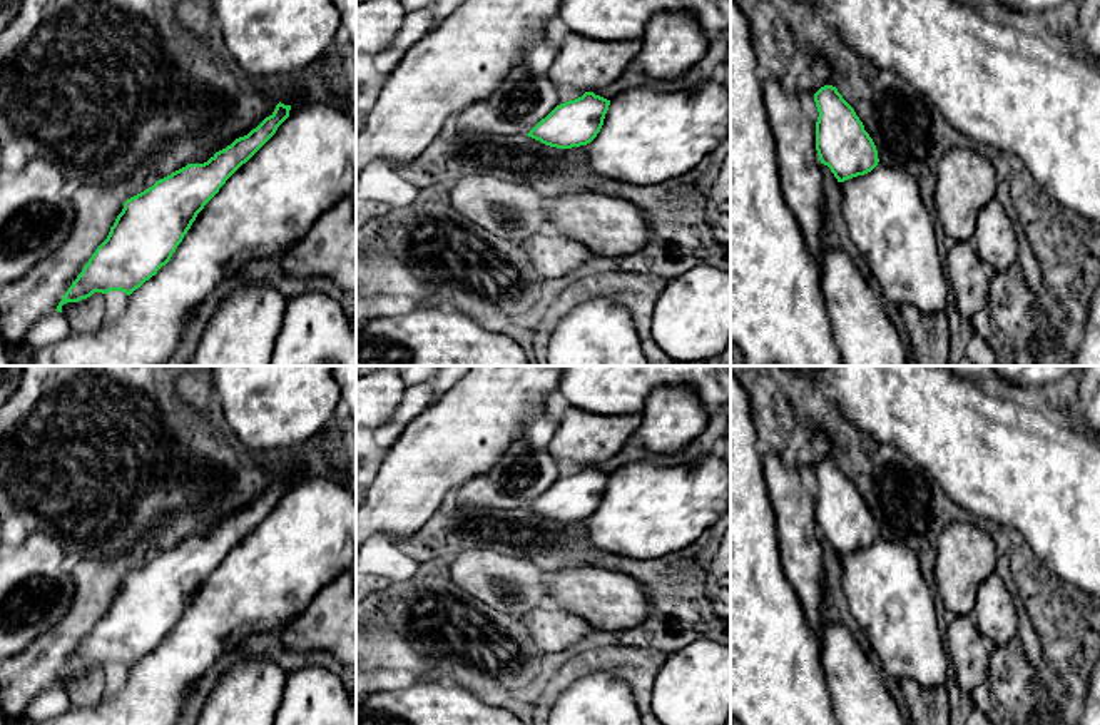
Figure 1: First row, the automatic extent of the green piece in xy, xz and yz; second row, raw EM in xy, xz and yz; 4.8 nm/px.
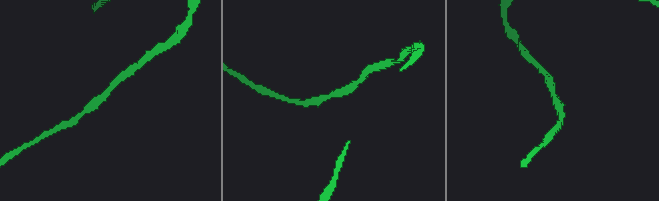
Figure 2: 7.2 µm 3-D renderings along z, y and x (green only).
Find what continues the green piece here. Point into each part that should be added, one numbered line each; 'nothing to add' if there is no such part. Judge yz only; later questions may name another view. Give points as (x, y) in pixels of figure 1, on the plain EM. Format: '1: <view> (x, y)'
1: yz (888, 595)

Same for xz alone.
1: xz (649, 510)

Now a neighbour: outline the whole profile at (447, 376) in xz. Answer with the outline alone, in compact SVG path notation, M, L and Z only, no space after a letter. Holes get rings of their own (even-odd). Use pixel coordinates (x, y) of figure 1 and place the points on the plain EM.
M440 366L438 374L430 381L435 401L440 399L451 386L463 379L473 366Z

